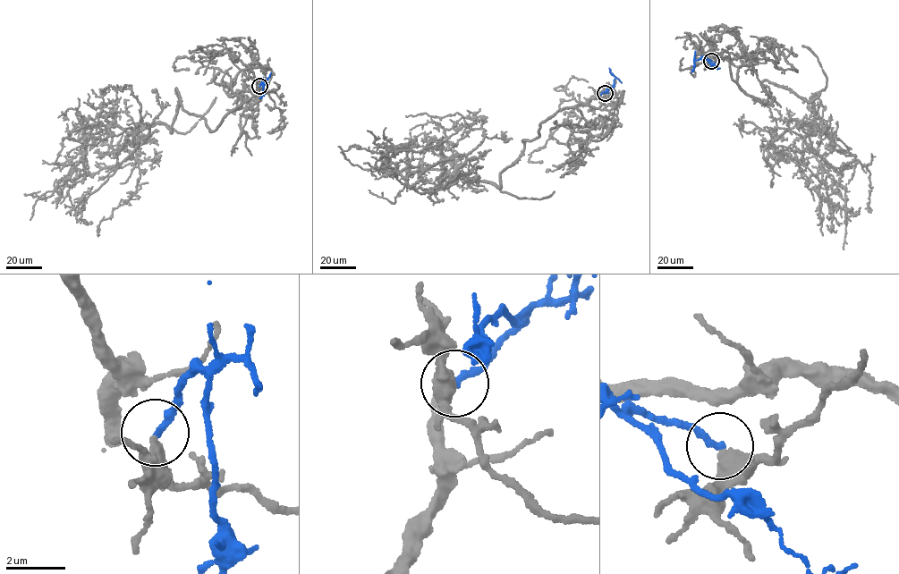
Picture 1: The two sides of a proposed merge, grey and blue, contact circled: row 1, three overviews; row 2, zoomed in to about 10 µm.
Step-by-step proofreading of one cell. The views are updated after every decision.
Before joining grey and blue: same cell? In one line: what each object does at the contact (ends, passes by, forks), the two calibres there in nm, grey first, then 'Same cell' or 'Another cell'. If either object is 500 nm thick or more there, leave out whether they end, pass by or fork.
At the ring grey ends. At the ring blue ends. Thickness 480 nm (grey) against 240 nm. Another cell

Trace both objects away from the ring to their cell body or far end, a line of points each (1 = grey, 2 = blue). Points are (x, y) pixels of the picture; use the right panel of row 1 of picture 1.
1: (711, 61), (728, 52), (764, 104), (765, 80), (819, 94), (805, 138), (843, 174), (836, 231)
2: (711, 61), (705, 57), (695, 60), (691, 72)

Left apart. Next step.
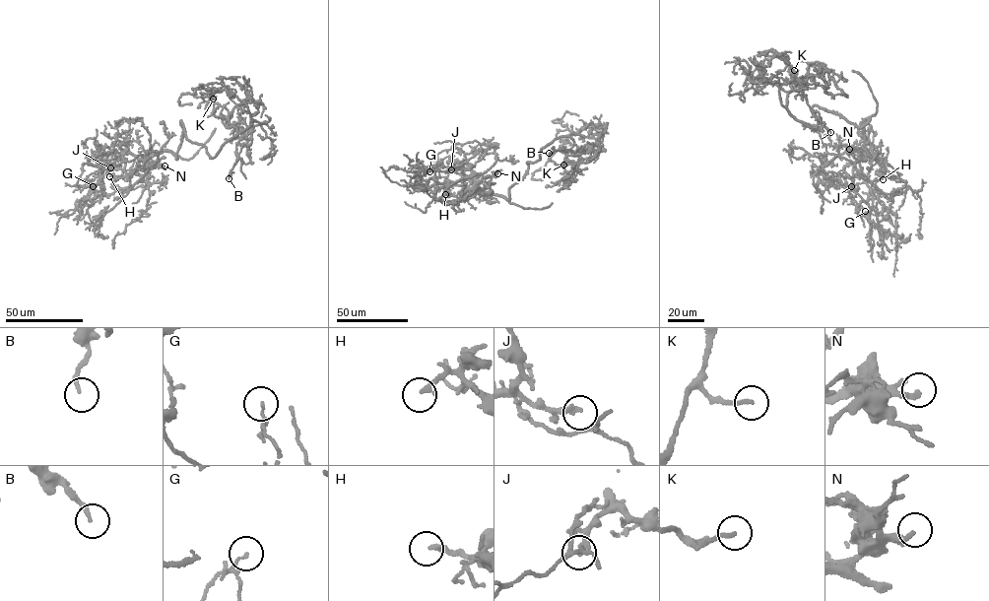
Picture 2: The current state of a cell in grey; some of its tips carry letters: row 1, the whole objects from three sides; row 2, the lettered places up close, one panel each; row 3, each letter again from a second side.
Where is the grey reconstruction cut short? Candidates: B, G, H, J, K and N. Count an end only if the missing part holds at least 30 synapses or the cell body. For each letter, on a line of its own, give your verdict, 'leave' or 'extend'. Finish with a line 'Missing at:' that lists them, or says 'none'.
B: leave
G: leave
H: leave
J: leave
K: leave
N: leave
Missing at: none

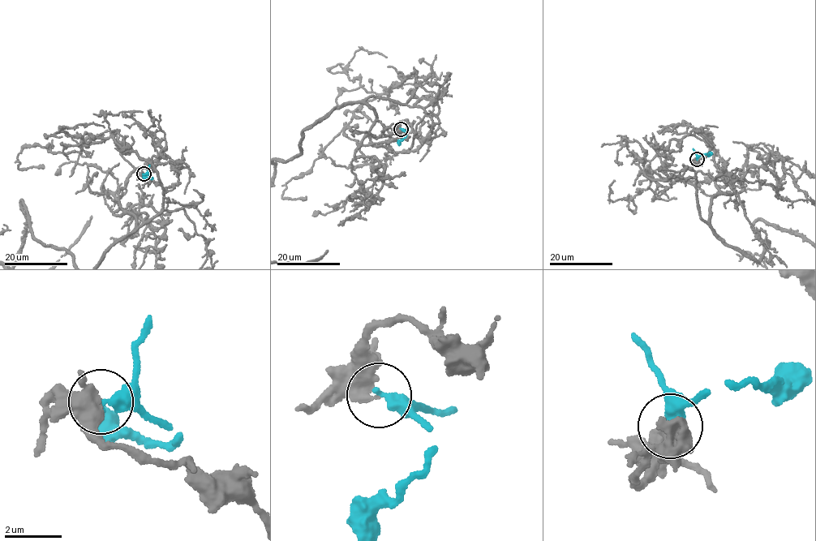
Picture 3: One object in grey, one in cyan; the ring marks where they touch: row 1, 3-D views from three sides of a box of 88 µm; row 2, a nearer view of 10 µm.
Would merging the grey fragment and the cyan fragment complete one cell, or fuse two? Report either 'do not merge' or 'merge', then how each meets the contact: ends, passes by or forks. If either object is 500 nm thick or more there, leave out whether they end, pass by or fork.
do not merge; grey ends there; cyan ends there

